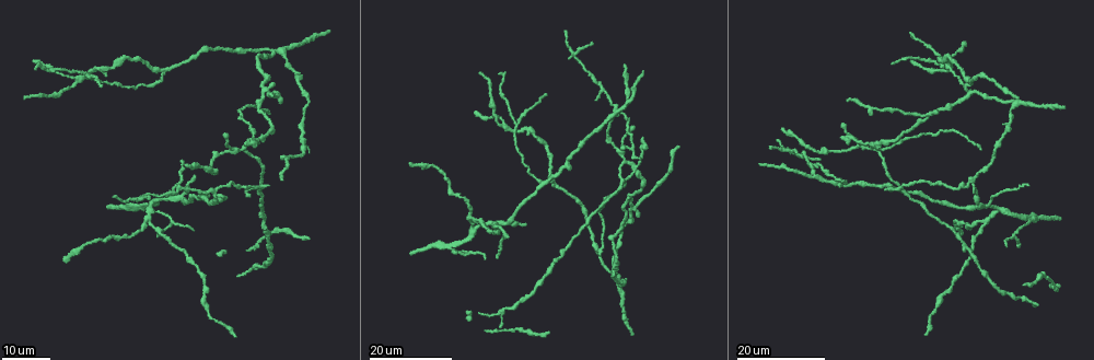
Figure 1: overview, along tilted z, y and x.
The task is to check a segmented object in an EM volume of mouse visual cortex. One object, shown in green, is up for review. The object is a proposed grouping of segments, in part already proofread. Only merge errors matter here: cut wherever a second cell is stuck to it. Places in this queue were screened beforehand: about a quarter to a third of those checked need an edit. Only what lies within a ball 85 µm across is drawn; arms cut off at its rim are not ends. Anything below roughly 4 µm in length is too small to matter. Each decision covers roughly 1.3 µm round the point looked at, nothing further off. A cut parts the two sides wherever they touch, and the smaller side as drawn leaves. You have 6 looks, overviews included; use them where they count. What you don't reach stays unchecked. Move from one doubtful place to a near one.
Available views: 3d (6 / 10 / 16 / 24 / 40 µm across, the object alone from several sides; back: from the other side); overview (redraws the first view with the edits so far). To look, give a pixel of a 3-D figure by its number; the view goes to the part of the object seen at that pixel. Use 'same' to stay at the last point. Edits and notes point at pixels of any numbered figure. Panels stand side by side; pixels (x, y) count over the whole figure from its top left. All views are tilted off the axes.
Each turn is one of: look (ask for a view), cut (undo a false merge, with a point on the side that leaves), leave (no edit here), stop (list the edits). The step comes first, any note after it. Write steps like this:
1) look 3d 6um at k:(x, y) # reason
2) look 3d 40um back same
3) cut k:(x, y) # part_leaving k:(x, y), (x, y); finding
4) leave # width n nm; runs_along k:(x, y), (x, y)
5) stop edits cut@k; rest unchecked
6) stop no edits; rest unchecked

look 3d 16um at 1:(166, 199) # three-way junction

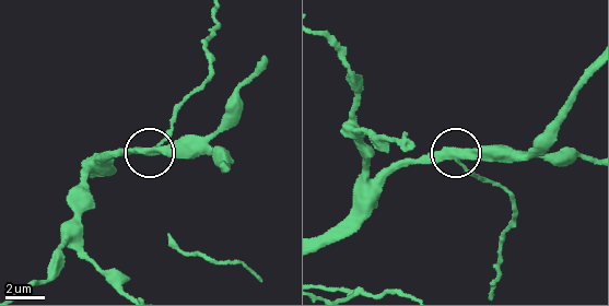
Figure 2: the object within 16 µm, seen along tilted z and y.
look 3d 6um at 2:(153, 150)

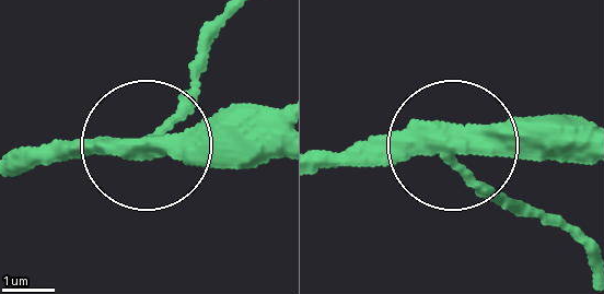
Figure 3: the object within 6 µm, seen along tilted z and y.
cut 3:(199, 85) # width 320 nm; part_leaving 3:(443, 159), (588, 260); a second cell is stuck on

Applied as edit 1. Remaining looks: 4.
look 3d 16um at 1:(1030, 219)

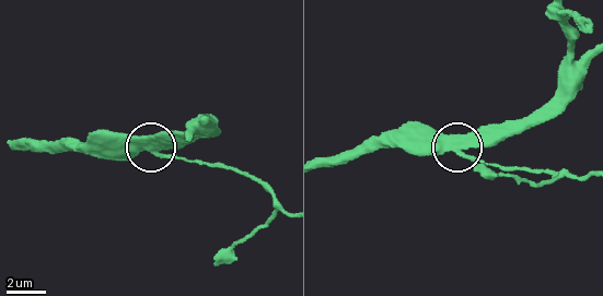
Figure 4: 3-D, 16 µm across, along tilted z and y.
look 3d 10um at 4:(166, 156) # closer look

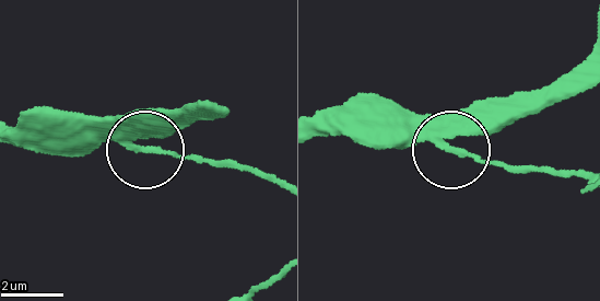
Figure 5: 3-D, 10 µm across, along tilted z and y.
leave # all the same cell

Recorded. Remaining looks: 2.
look 3d 24um at 1:(211, 194) # side arm on a straight run

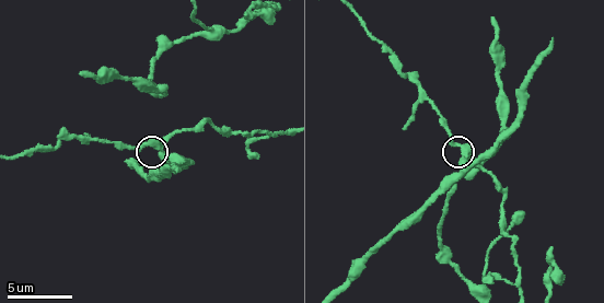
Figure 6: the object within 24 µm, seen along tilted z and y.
look 3d 6um at 6:(156, 147) # closer look

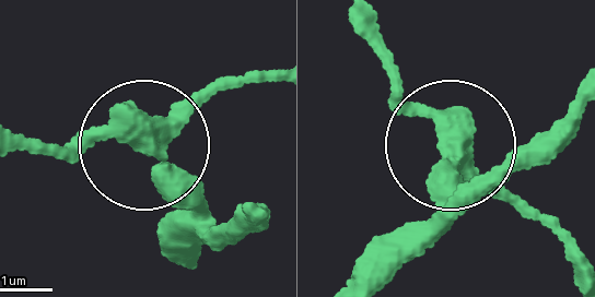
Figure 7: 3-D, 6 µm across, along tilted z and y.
cut 7:(202, 98) # arms 3; part_leaving 7:(138, 135), (53, 154), (16, 149); two cells meet here

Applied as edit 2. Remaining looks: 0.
stop edits cut@3, cut@7; rest unchecked

